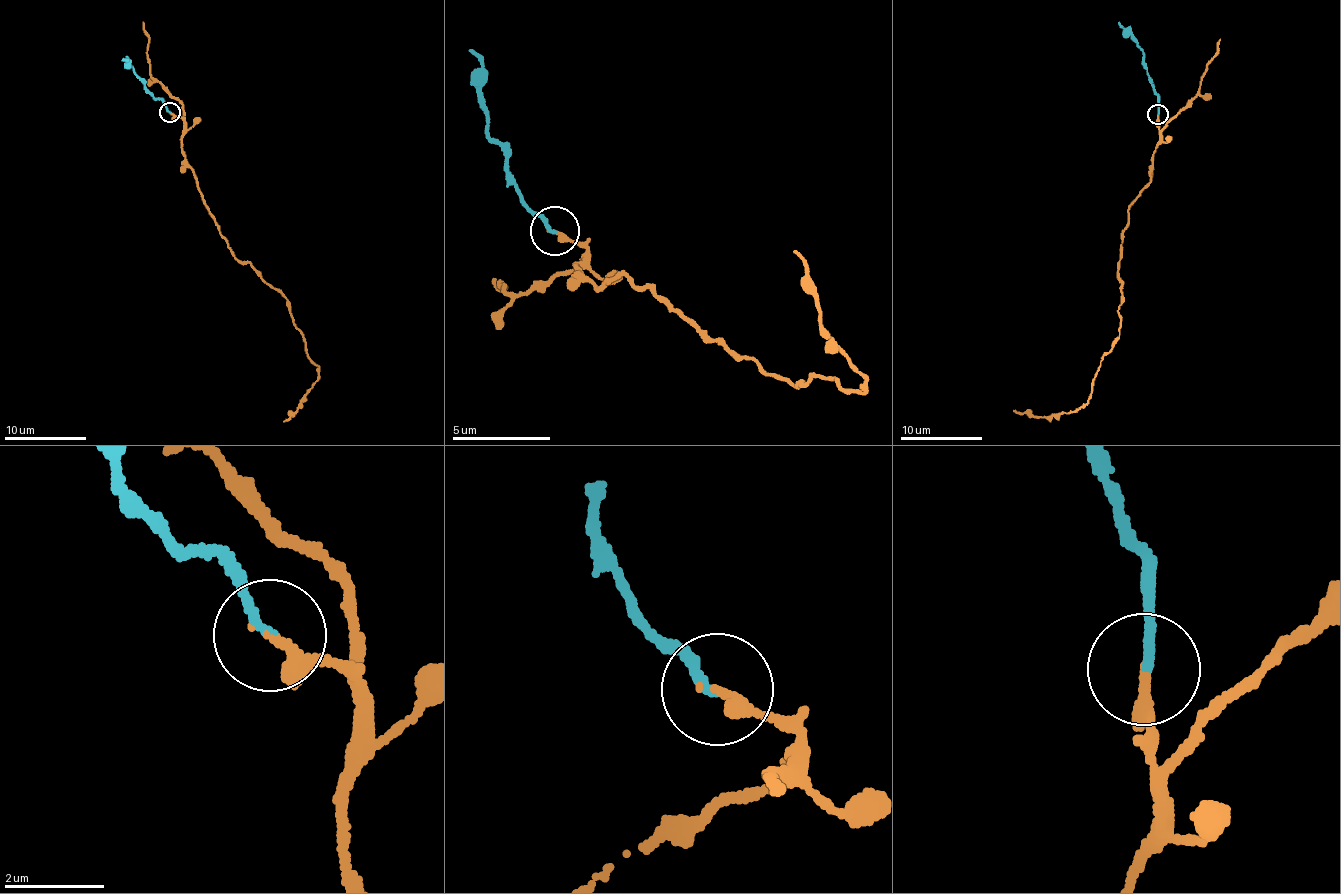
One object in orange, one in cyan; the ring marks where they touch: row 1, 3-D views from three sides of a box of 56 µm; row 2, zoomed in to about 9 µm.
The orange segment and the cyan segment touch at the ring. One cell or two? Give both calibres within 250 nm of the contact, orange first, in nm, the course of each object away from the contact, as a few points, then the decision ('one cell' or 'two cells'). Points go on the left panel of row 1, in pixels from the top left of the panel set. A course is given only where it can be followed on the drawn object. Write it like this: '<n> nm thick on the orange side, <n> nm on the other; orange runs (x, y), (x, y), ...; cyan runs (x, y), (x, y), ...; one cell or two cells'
280 nm thick on the orange side, 190 nm on the other; orange runs (169, 112), (184, 120), (185, 162), (219, 234), (241, 261), (284, 297), (316, 364), (317, 380), (284, 421); cyan runs (169, 112), (145, 88), (129, 61), (122, 60); two cells

